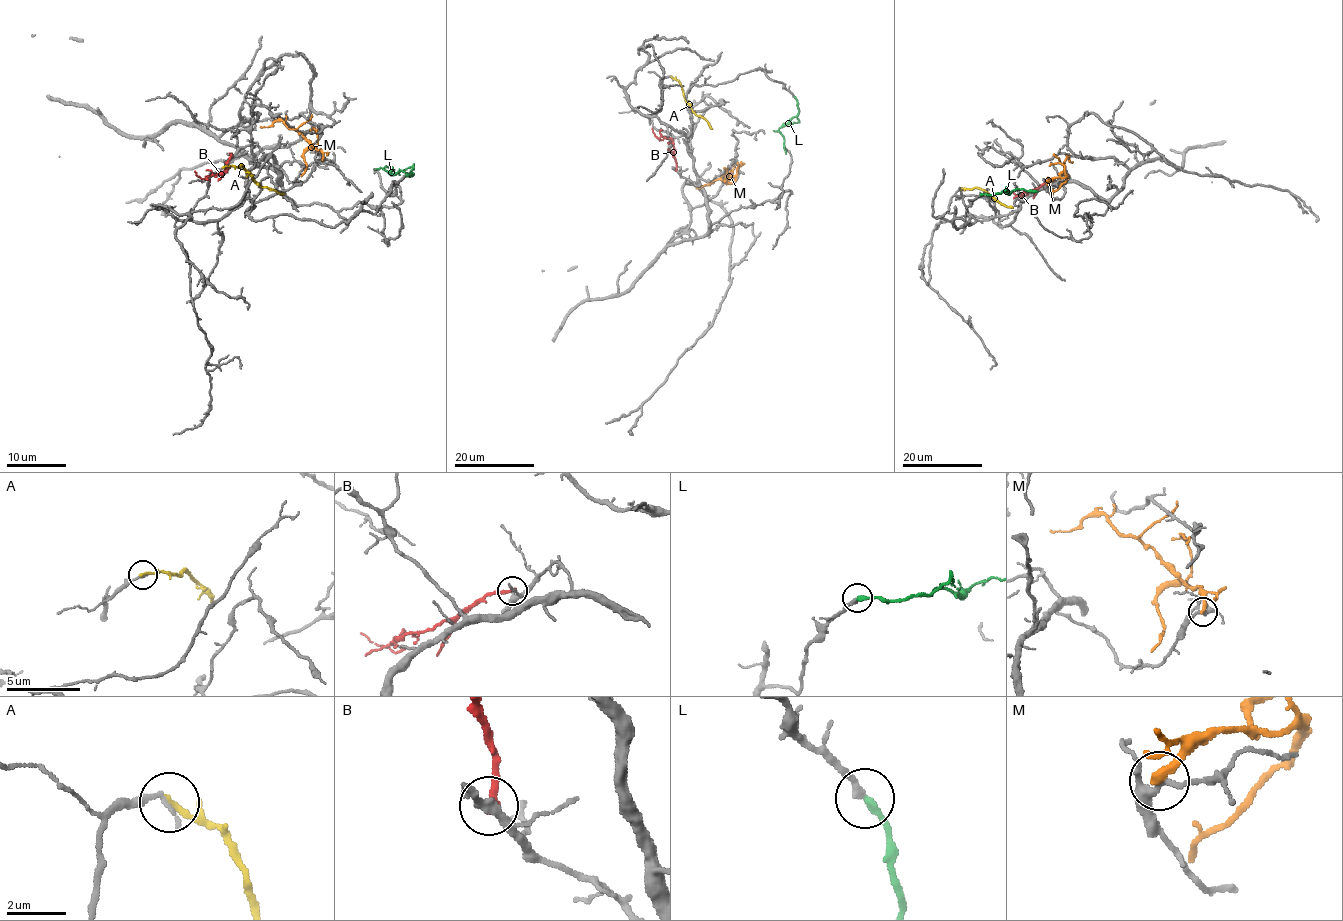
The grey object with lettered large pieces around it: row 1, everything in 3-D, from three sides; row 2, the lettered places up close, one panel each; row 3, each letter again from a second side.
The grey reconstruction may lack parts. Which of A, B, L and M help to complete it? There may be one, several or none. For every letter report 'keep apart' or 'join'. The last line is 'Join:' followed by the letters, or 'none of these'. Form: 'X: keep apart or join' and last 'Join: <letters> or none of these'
A: keep apart
B: keep apart
L: join
M: keep apart
Join: L

